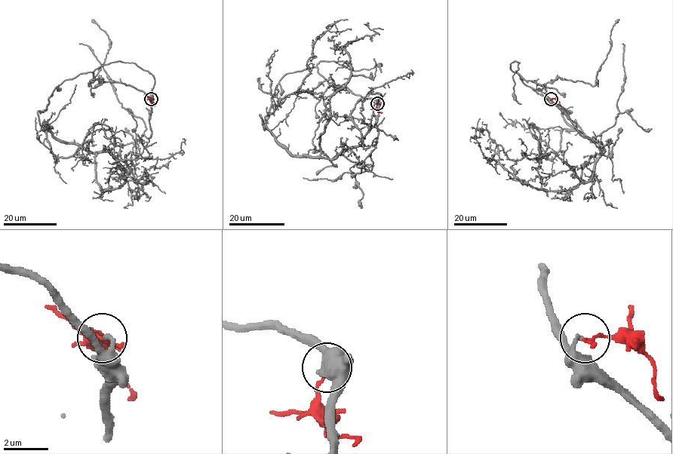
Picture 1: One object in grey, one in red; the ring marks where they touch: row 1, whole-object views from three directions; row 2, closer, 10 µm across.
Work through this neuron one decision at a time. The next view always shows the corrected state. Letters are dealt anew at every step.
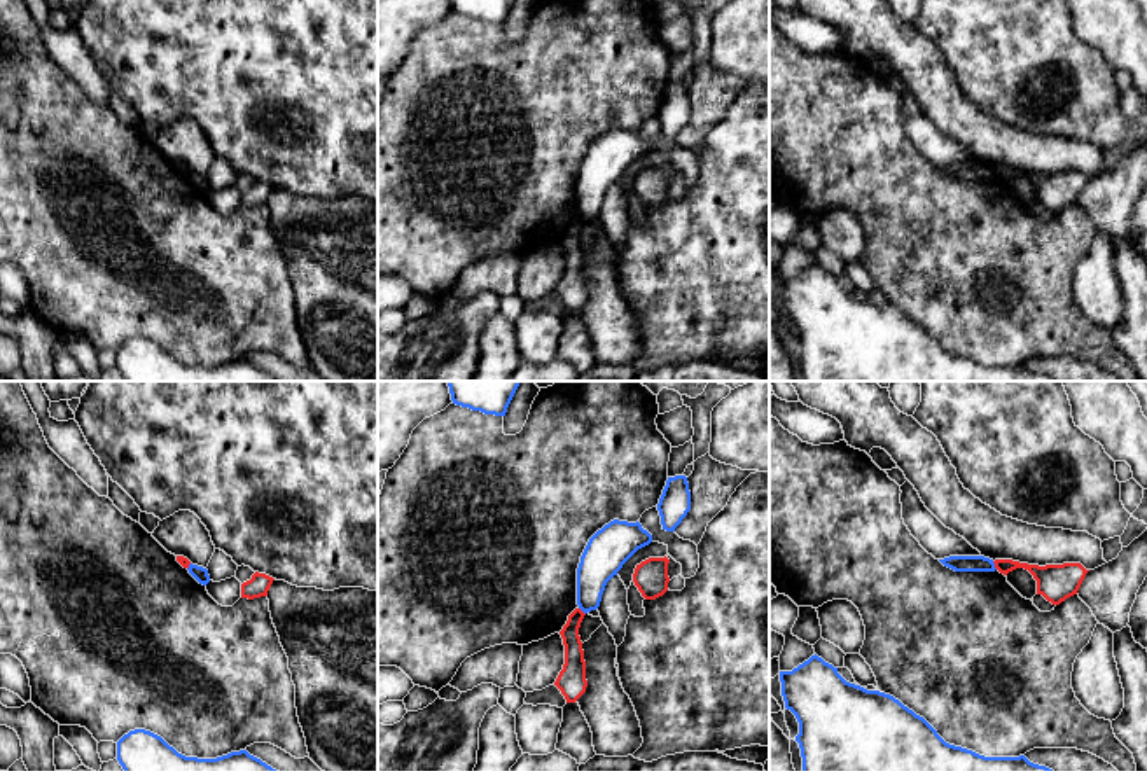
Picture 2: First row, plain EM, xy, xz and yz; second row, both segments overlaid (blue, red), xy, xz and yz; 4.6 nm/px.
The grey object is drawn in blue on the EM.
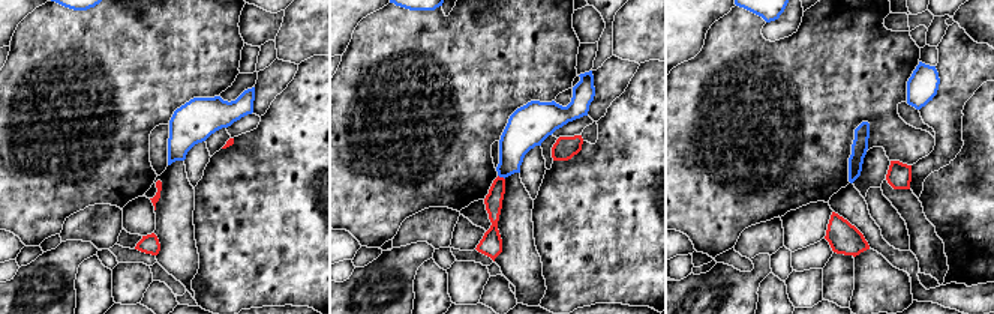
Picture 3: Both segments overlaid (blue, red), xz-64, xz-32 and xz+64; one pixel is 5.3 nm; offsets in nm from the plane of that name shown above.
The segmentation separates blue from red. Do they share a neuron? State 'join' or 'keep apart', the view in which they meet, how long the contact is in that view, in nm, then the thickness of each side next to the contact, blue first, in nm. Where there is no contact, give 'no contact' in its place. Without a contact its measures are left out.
keep apart; contact in yz; length 50 nm; calibres 80 and 100 nm

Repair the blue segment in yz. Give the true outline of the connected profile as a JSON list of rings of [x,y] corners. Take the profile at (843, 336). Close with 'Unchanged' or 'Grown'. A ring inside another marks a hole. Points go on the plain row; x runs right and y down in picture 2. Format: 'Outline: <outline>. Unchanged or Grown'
Outline: [[[817,262],[794,276],[780,280],[785,316],[799,330],[796,350],[801,357],[803,381],[1054,381],[1046,374],[1019,365],[984,365],[972,358],[946,351],[937,339],[899,308],[879,299],[867,299],[846,290],[838,276]]]. Unchanged

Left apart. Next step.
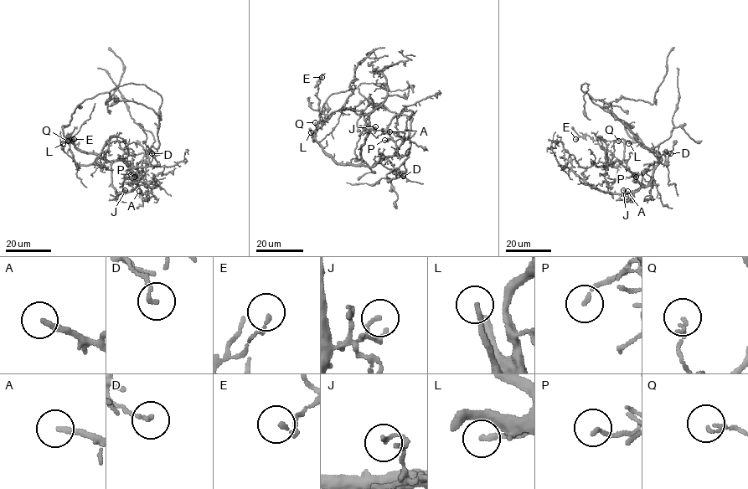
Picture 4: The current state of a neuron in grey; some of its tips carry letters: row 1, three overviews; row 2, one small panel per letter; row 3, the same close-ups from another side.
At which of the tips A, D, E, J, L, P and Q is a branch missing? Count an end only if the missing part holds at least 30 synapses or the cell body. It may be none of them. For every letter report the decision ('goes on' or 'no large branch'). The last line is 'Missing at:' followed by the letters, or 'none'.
A: no large branch
D: no large branch
E: no large branch
J: no large branch
L: goes on
P: no large branch
Q: no large branch
Missing at: L

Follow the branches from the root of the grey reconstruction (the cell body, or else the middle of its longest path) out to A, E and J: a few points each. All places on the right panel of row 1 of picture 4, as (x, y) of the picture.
A: (656, 157), (664, 164), (664, 153), (657, 153), (662, 160), (655, 167), (652, 181), (631, 194), (627, 191)
E: (656, 157), (664, 164), (664, 152), (657, 153), (660, 161), (637, 142), (575, 139)
J: (656, 157), (664, 164), (664, 153), (657, 153), (662, 158), (643, 175), (642, 186), (632, 193), (623, 190)

